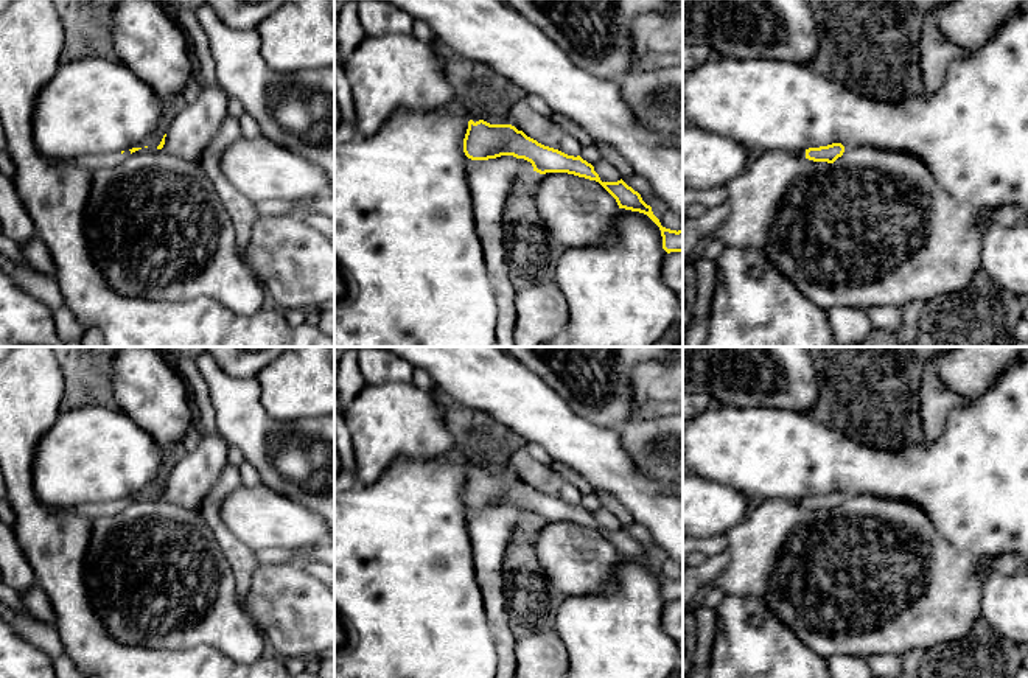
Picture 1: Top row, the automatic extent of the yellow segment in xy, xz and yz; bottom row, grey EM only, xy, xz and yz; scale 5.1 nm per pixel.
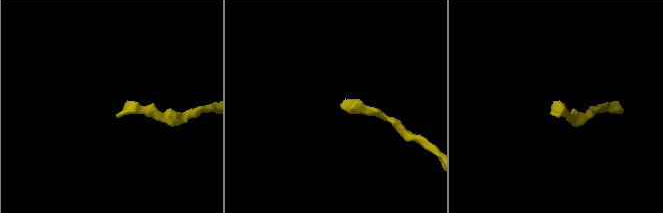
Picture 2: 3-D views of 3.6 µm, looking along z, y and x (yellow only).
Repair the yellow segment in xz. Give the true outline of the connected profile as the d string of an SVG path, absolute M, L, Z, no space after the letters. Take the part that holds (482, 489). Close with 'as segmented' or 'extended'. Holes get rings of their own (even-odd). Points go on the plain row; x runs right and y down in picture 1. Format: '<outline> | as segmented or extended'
M451 448L446 457L463 467L468 477L463 487L463 501L471 508L488 508L501 504L513 504L532 512L533 519L568 521L579 526L599 530L617 550L619 557L639 560L647 563L661 578L663 597L670 600L683 600L683 578L670 578L661 574L641 543L628 535L622 527L617 530L602 530L594 515L580 504L568 504L558 498L544 495L527 485L512 473L490 473L479 465L468 465L459 449Z | extended

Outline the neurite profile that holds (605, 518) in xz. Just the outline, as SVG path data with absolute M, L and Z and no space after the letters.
M600 507L594 513L594 519L599 522L602 530L617 530L621 529L619 519L605 507Z

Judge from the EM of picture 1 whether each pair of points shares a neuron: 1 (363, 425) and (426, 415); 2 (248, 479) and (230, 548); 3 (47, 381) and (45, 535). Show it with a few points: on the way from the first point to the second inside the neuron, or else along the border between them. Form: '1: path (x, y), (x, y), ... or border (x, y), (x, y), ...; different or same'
1: path (378, 425), (392, 420), (411, 420); same
2: border (237, 468), (241, 482); different
3: path (19, 420), (20, 496); same

